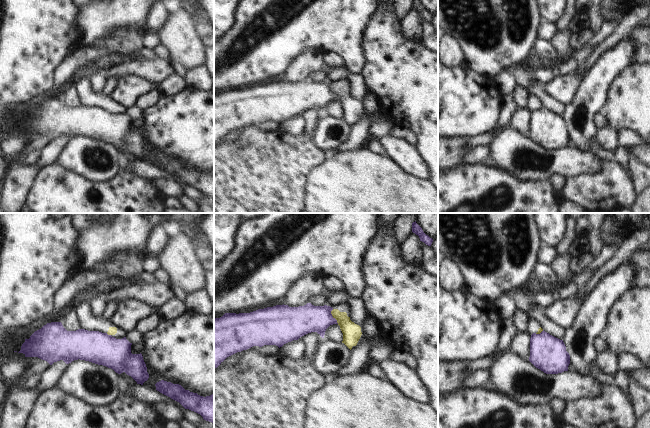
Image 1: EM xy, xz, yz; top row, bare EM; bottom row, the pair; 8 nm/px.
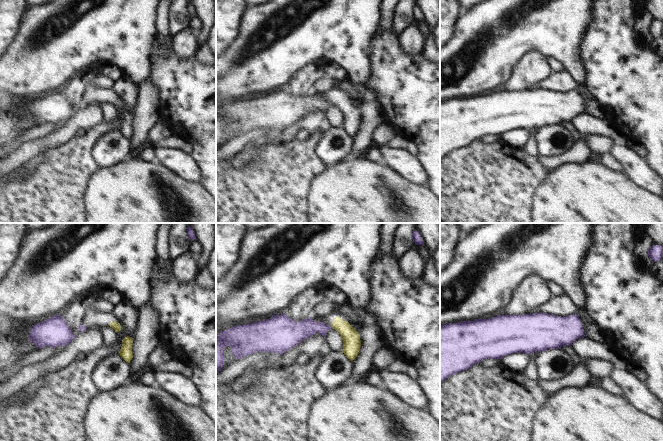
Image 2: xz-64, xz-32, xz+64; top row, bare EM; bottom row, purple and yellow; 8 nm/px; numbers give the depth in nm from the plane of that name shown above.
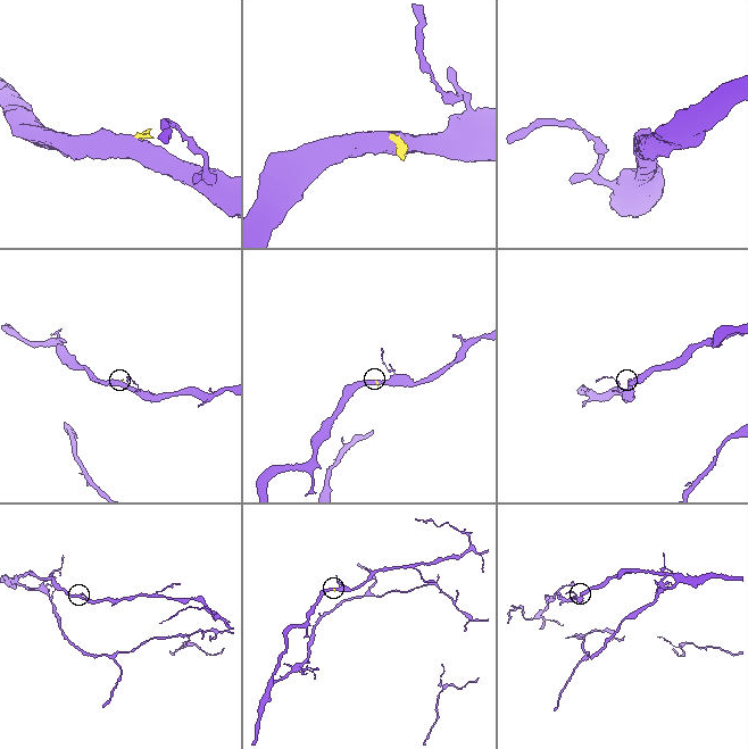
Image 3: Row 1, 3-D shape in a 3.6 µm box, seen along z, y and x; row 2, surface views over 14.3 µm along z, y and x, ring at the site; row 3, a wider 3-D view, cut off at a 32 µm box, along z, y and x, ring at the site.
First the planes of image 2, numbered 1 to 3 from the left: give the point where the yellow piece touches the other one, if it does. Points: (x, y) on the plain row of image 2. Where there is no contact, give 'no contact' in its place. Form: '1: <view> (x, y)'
1: no contact
2: xz-32 (330, 102)
3: no contact

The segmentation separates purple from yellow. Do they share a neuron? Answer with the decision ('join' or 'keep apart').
keep apart

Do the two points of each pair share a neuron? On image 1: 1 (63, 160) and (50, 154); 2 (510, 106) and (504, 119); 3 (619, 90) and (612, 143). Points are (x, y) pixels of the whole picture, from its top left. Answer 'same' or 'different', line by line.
1: different
2: same
3: same

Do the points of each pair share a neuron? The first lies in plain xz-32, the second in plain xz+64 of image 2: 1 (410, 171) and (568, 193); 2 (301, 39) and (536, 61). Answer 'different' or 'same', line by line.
1: different
2: different

